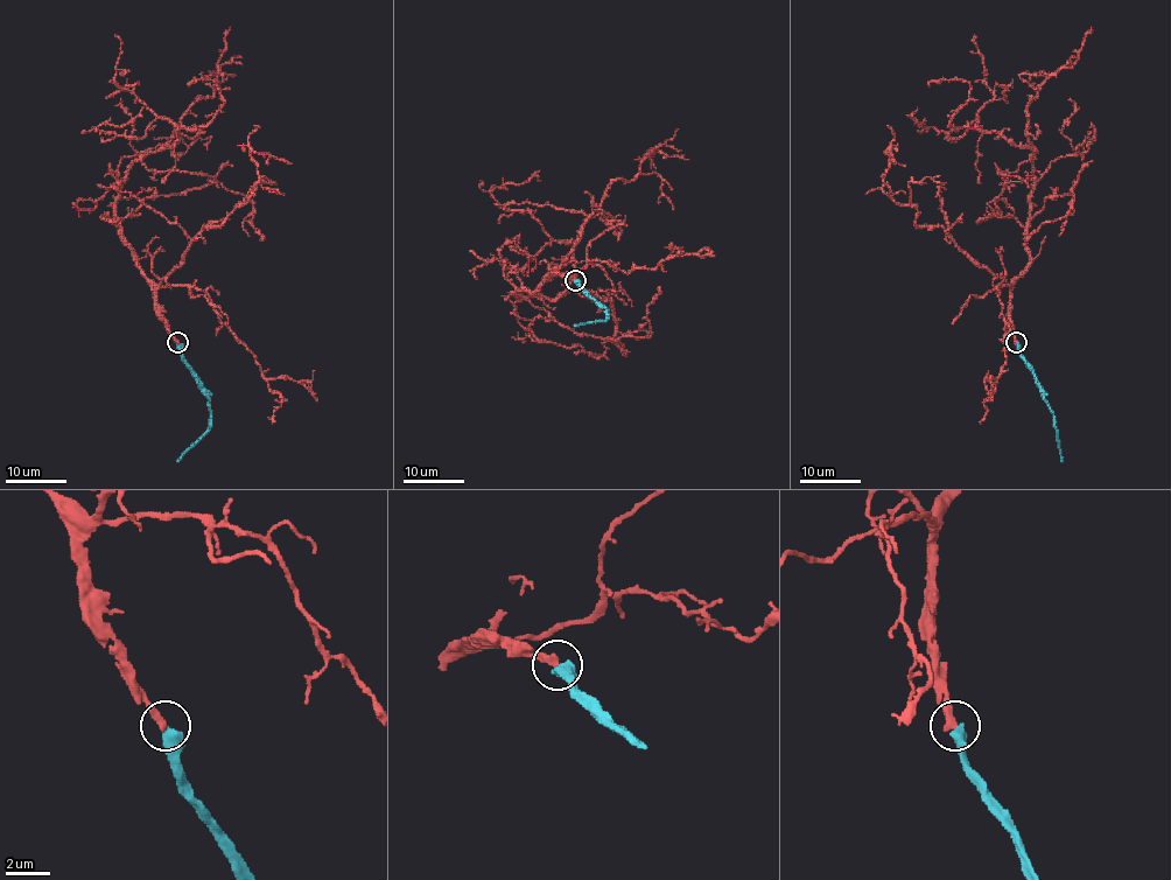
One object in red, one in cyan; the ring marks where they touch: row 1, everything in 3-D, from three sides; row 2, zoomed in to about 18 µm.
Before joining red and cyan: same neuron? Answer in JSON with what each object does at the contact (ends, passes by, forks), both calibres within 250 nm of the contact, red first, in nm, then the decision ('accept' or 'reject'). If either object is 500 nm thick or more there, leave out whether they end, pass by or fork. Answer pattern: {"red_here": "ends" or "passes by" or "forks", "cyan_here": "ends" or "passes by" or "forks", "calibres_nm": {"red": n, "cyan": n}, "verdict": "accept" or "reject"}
{"calibres_nm": {"red": 360, "cyan": 500}, "verdict": "reject"}

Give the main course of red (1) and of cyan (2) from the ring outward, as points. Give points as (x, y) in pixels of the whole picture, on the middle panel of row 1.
1: (575, 280), (553, 274), (513, 294), (555, 299), (574, 270), (574, 243), (554, 242), (491, 193), (540, 181)
2: (575, 280), (605, 309), (607, 316), (574, 326)

